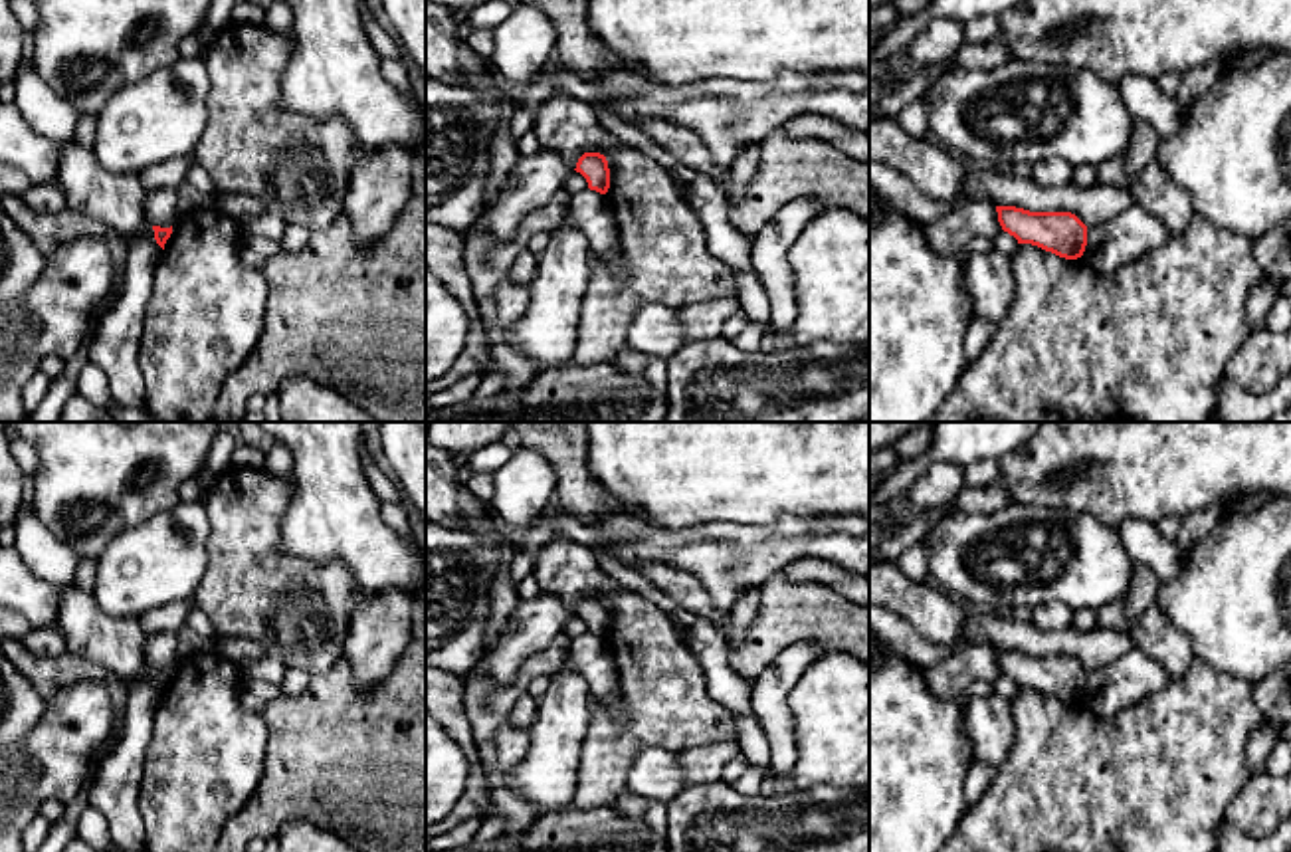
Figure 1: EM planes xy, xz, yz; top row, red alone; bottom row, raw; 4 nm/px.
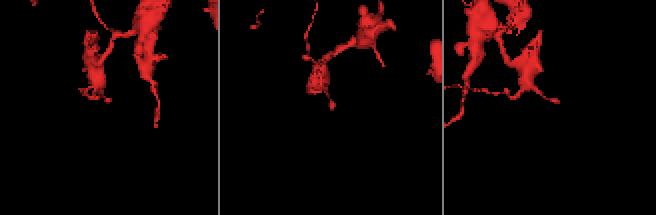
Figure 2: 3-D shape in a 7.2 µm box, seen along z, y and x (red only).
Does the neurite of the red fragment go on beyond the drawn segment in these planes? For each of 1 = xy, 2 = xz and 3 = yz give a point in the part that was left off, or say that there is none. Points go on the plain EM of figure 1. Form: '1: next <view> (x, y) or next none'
1: next none
2: next none
3: next none

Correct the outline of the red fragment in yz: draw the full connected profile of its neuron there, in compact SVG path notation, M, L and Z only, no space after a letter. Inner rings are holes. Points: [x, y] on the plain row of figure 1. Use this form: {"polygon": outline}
{"polygon": "M996 650L998 666L1018 688L1032 688L1065 703L1077 703L1087 690L1087 670L1071 656L1030 656Z"}

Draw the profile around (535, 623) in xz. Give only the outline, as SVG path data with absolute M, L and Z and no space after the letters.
M541 590L535 598L521 600L497 644L475 668L485 672L497 686L513 684L519 668L562 634L572 614L564 598L546 590Z

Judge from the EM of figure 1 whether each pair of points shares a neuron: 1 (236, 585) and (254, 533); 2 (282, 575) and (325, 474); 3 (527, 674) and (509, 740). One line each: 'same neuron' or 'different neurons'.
1: same neuron
2: different neurons
3: same neuron

